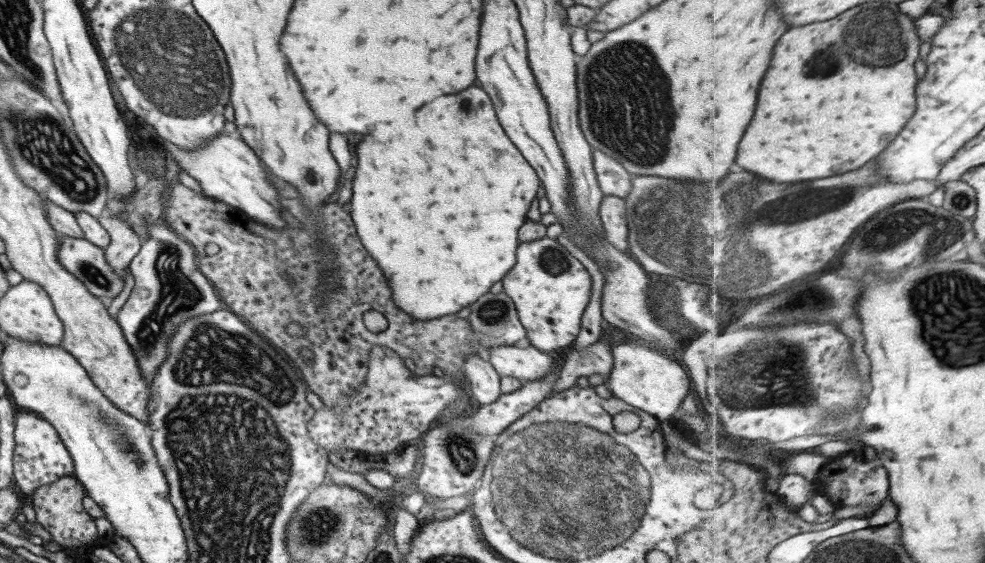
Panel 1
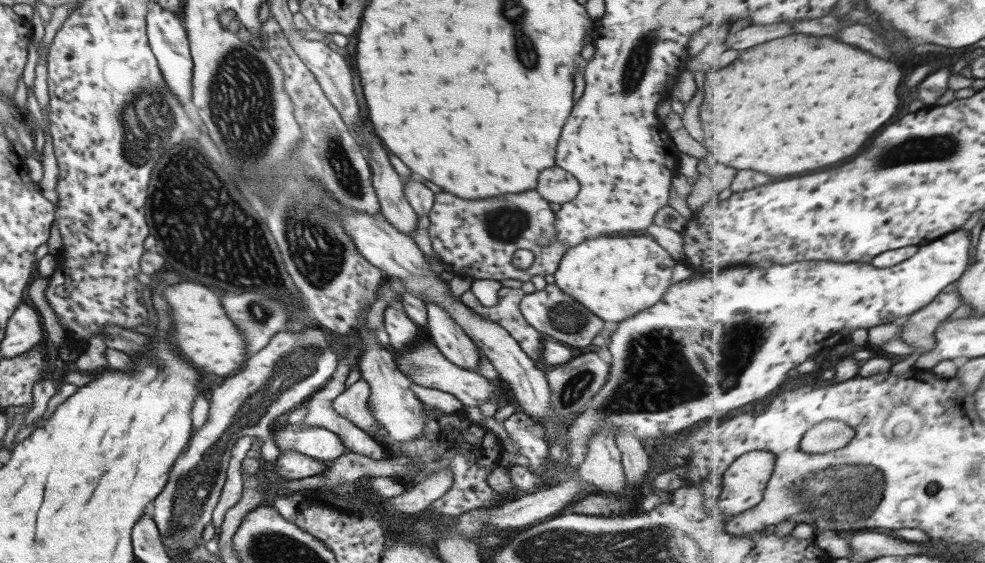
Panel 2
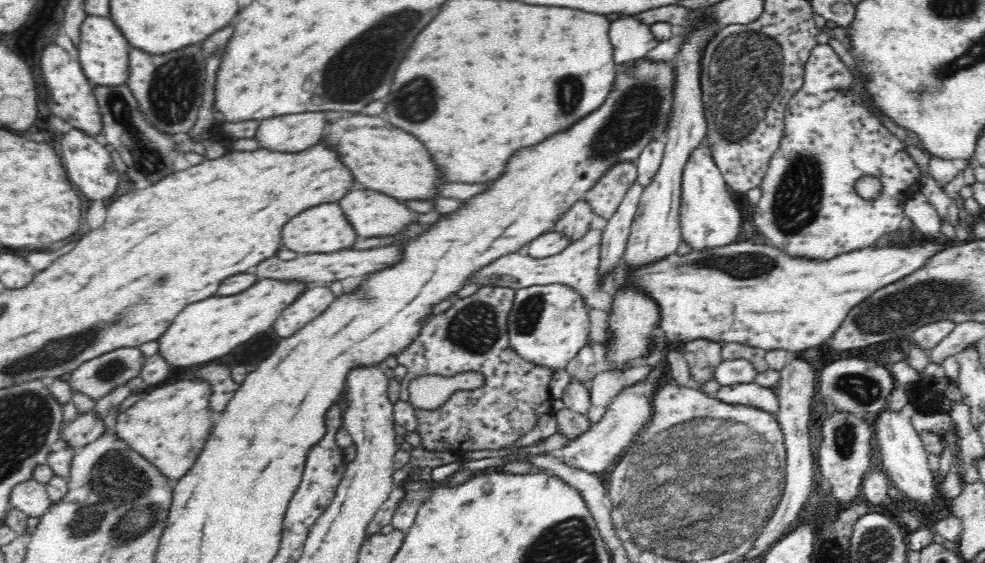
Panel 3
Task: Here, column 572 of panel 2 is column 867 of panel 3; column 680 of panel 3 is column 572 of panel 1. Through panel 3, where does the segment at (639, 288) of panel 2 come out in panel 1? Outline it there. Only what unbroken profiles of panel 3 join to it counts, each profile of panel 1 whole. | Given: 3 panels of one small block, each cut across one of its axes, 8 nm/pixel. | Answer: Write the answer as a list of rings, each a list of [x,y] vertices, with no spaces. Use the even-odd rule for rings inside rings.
[[[548,237],[539,238],[539,240],[522,241],[517,246],[517,262],[515,266],[503,276],[503,294],[507,294],[514,304],[518,321],[525,329],[526,338],[530,345],[541,352],[557,350],[573,343],[577,332],[579,332],[579,320],[581,314],[589,302],[591,292],[591,279],[589,274],[557,240]]]

